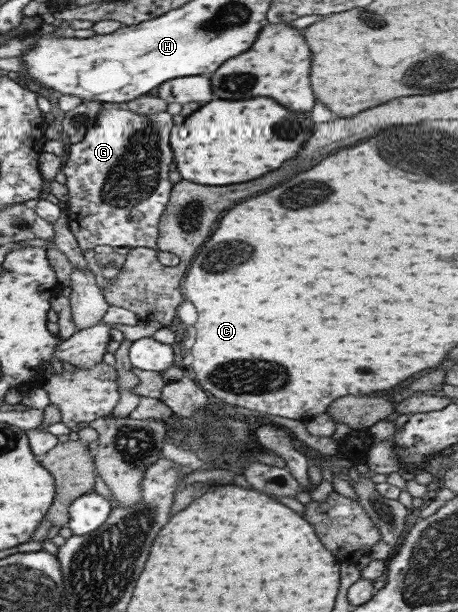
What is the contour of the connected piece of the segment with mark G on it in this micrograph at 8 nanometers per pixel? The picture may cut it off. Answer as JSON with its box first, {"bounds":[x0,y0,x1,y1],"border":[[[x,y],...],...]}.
{"bounds":[59,106,173,250],"border":[[[124,106],[104,107],[96,114],[92,127],[83,134],[83,139],[68,146],[68,157],[59,171],[66,176],[68,230],[80,250],[93,249],[96,245],[154,248],[158,237],[157,225],[171,192],[168,165],[173,159],[169,144],[169,133],[173,127],[172,115],[166,110],[147,116]]]}

